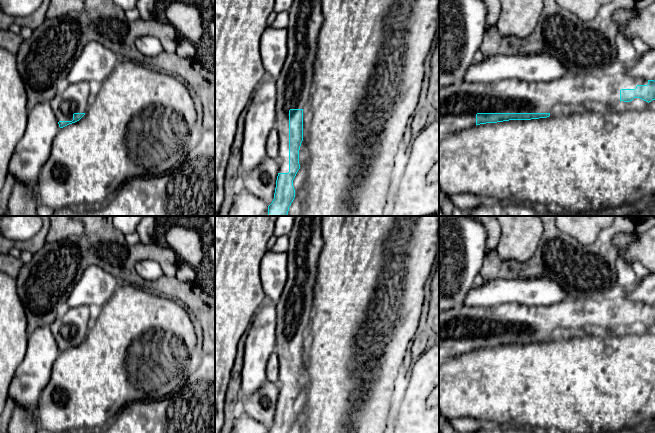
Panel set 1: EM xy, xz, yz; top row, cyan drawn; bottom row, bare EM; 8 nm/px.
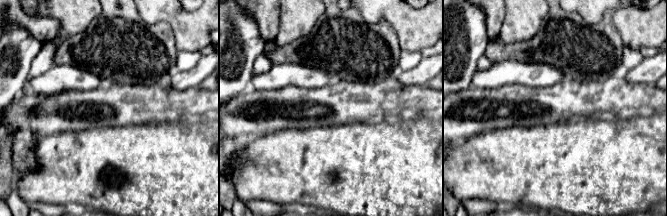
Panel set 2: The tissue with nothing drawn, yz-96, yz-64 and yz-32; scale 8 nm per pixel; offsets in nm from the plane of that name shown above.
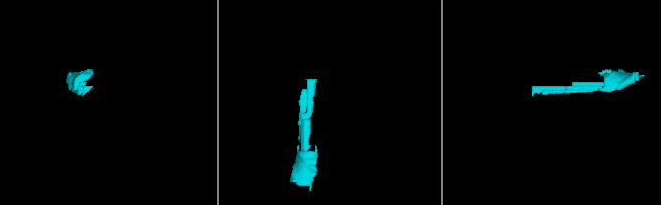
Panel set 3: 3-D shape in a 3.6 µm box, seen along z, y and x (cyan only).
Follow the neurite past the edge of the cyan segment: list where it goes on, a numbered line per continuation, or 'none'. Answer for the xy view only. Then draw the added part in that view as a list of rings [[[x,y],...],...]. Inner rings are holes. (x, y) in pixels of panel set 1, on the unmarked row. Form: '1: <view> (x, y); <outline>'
1: xy (72, 322); [[[79,306],[62,310],[49,325],[57,345],[72,345],[74,337],[85,337],[88,320],[88,307]]]

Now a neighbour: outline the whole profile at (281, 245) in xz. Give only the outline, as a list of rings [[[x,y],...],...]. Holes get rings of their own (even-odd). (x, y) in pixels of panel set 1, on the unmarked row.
[[[288,236],[277,237],[277,240],[271,250],[277,253],[287,252],[288,244],[289,244]]]

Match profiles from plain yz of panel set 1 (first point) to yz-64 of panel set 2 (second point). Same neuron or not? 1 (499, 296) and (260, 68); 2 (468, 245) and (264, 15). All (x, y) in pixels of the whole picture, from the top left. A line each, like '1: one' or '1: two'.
1: two
2: two

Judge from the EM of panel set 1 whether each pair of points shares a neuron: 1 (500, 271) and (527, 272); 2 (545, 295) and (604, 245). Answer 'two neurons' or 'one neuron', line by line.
1: one neuron
2: two neurons

